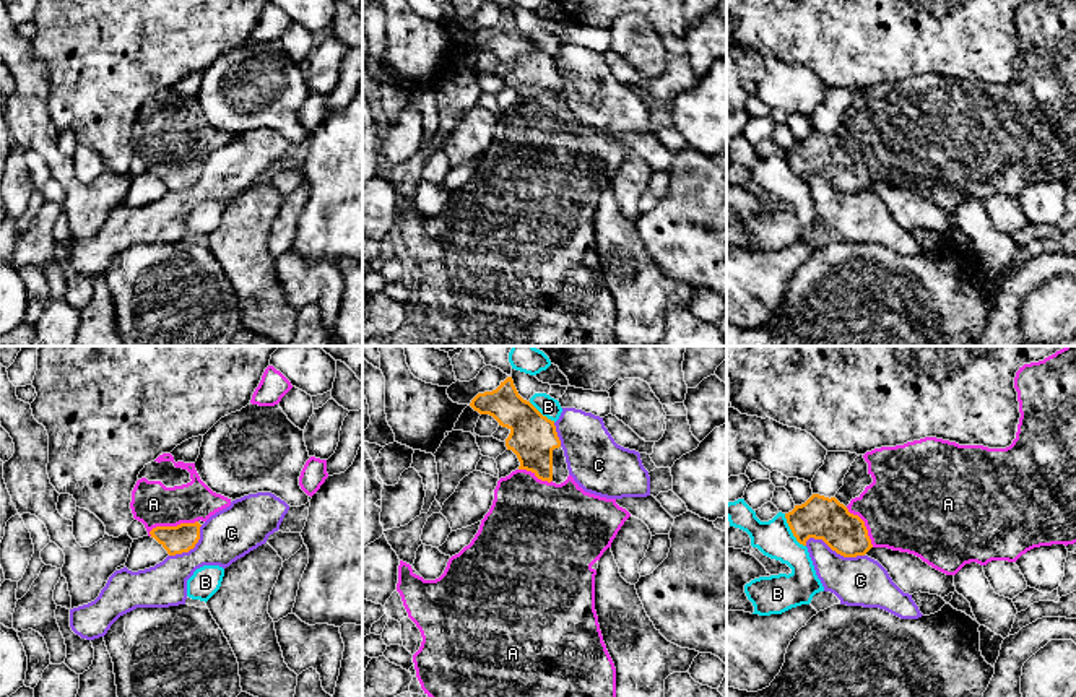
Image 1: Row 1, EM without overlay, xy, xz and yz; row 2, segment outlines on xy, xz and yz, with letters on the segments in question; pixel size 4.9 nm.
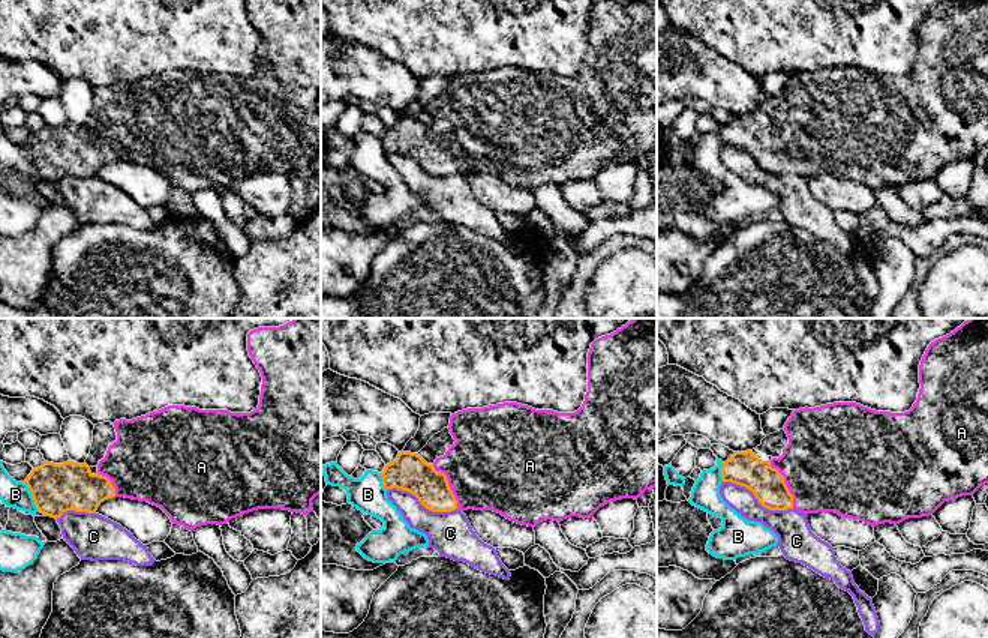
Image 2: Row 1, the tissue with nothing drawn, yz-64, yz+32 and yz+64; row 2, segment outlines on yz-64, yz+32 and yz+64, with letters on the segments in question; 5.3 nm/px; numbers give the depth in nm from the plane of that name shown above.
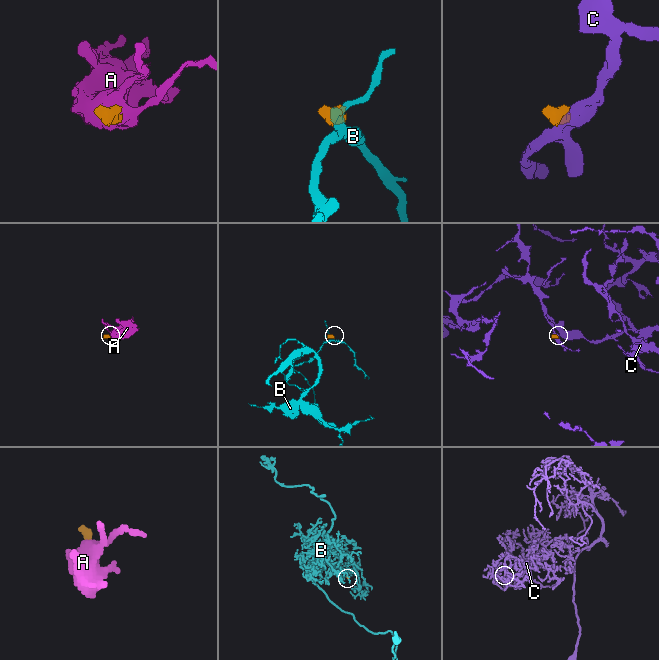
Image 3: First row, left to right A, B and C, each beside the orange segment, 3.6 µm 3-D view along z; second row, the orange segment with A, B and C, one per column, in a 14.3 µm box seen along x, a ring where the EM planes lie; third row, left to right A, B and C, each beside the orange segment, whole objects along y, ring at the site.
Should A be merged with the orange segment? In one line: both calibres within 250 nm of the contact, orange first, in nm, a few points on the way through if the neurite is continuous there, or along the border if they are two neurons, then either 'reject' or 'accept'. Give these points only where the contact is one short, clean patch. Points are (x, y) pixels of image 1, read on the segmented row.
calibres 140 and 220 nm; way xy (176, 540), (173, 527), (153, 504); accept

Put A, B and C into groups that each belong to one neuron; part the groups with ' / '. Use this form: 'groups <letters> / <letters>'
groups A / B / C

